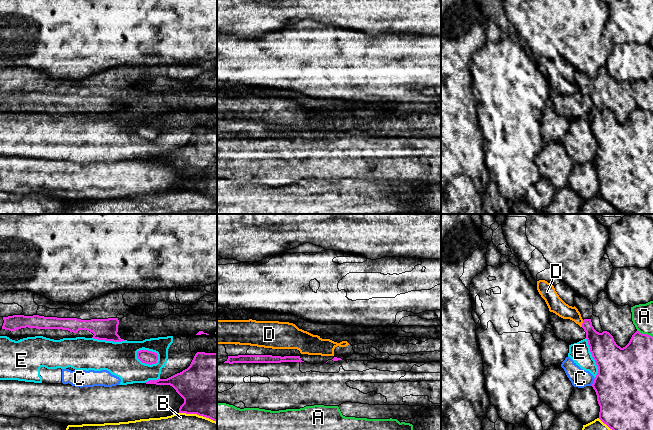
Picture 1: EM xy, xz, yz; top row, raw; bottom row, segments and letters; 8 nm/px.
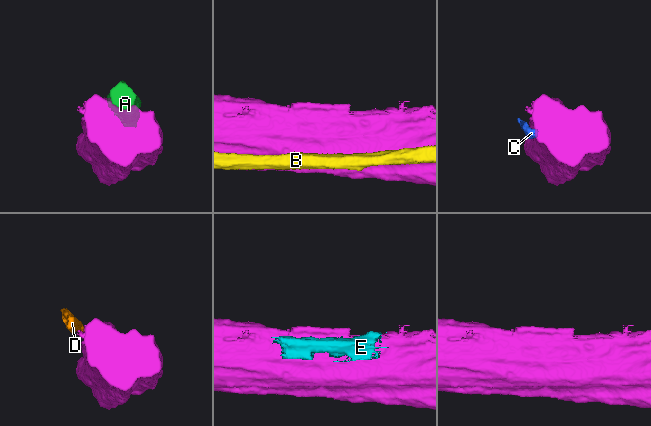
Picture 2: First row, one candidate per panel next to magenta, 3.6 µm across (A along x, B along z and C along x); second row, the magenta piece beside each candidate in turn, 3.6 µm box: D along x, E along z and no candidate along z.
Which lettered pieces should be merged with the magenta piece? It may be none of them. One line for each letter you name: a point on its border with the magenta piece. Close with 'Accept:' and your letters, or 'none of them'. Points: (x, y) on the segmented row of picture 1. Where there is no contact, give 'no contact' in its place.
Accept: none of them

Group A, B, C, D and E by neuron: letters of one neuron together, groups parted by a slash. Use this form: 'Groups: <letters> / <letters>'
Groups: A / B / C E / D

